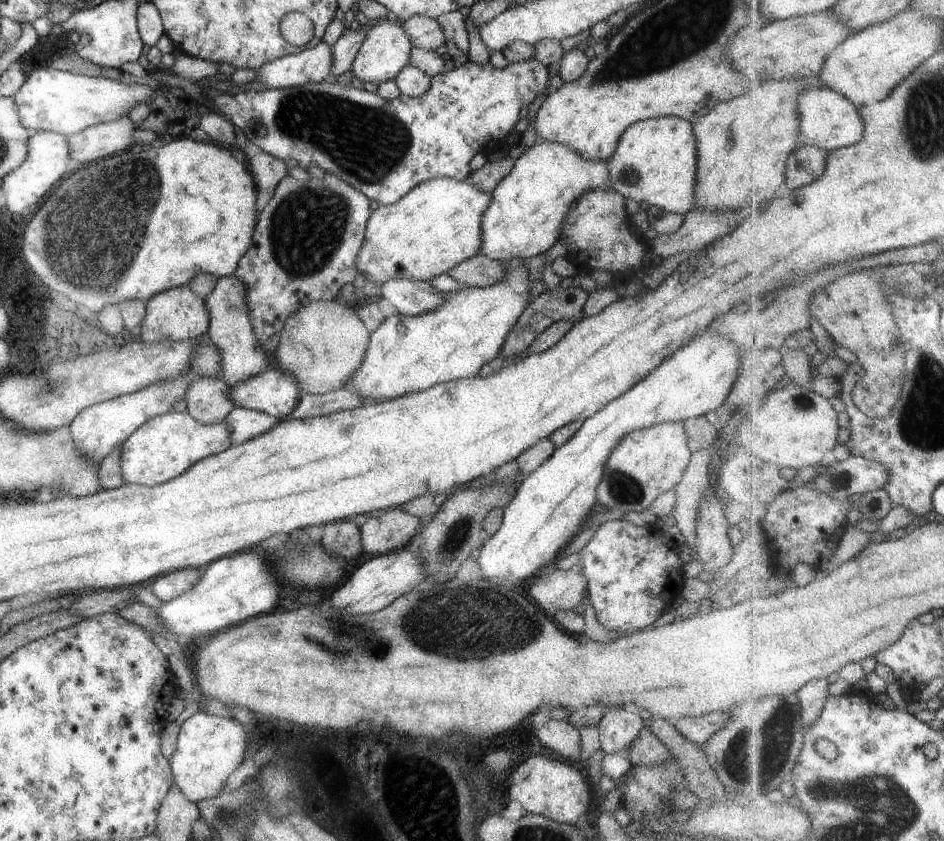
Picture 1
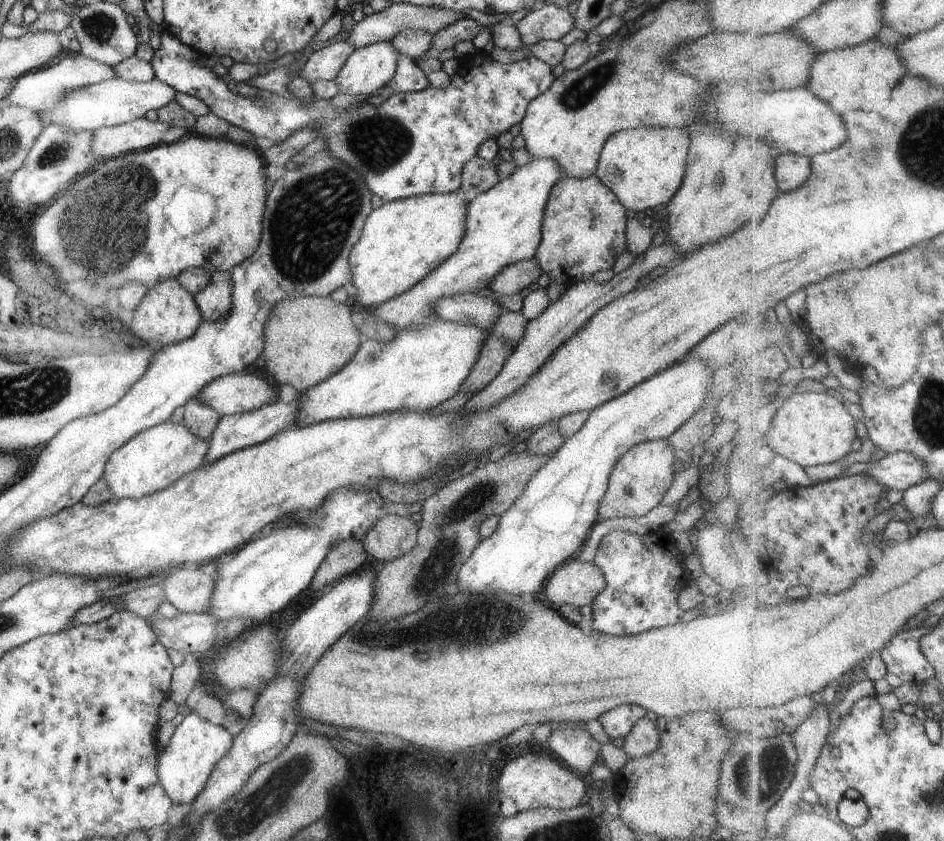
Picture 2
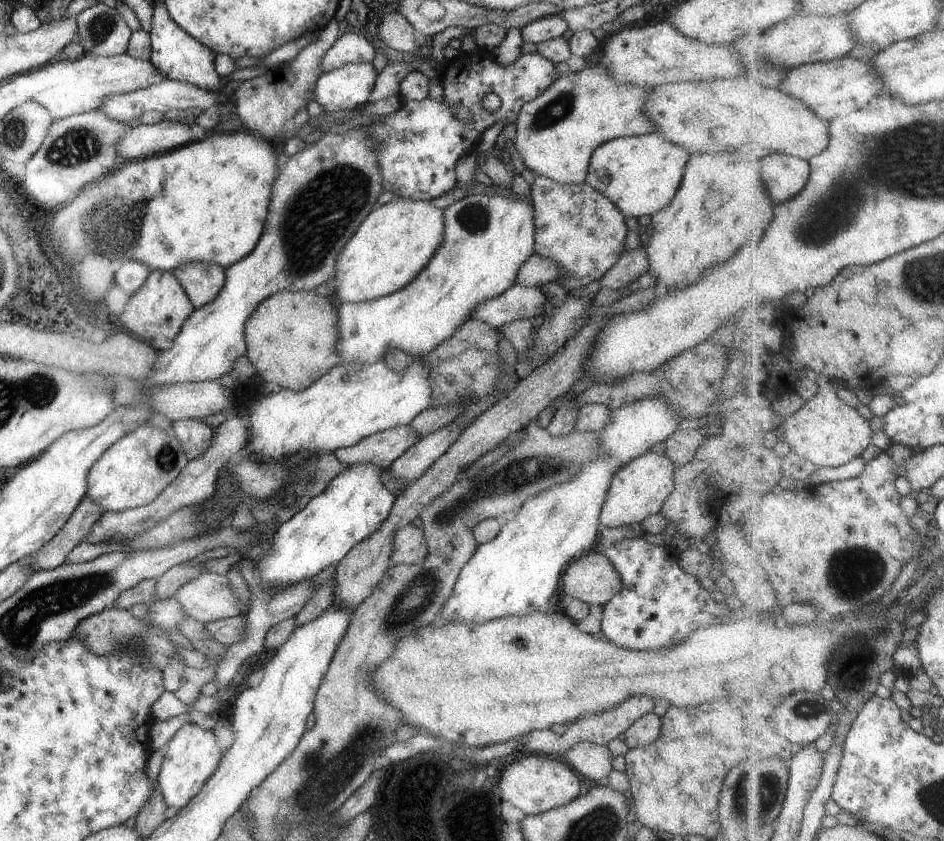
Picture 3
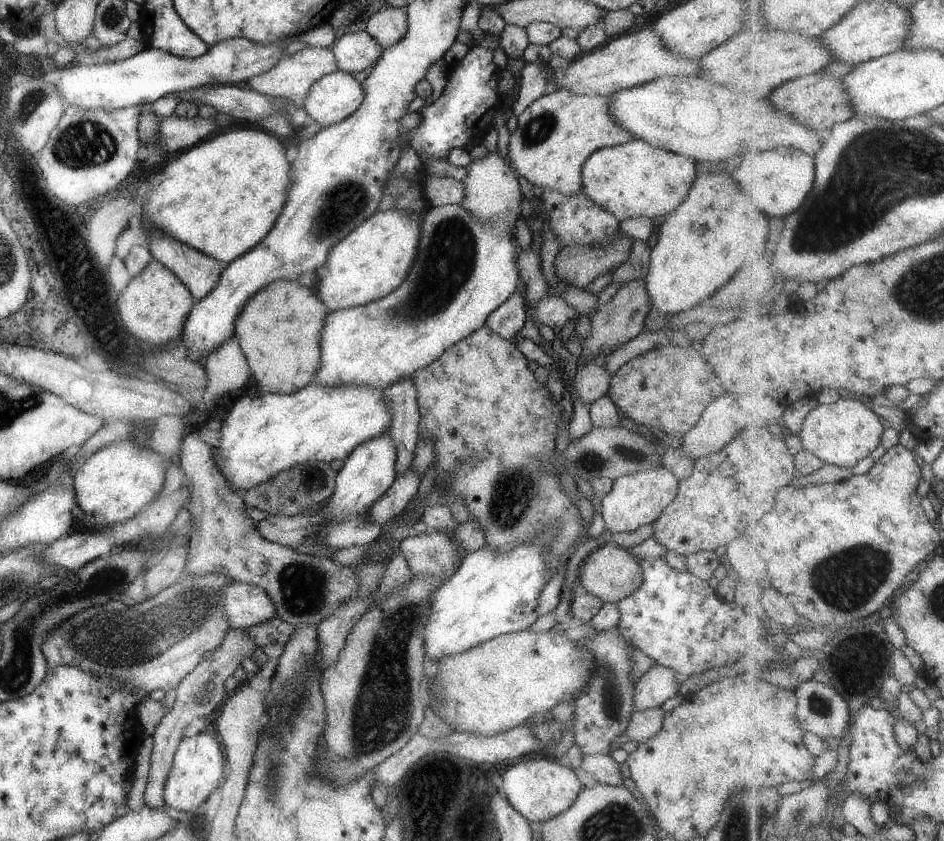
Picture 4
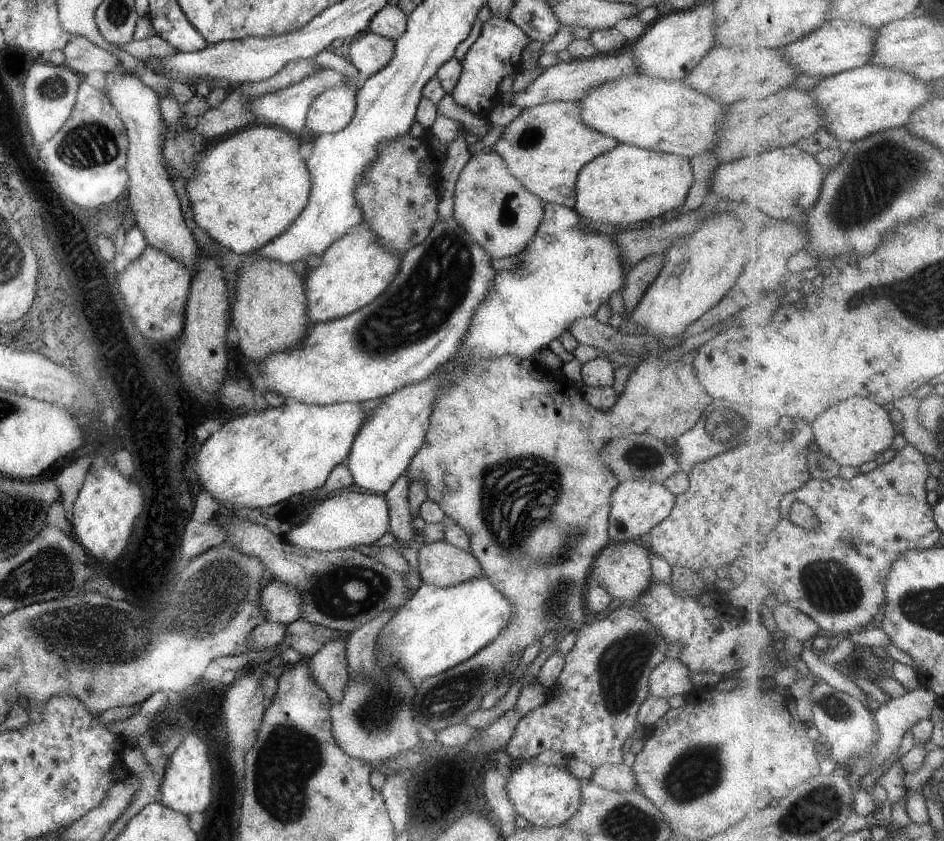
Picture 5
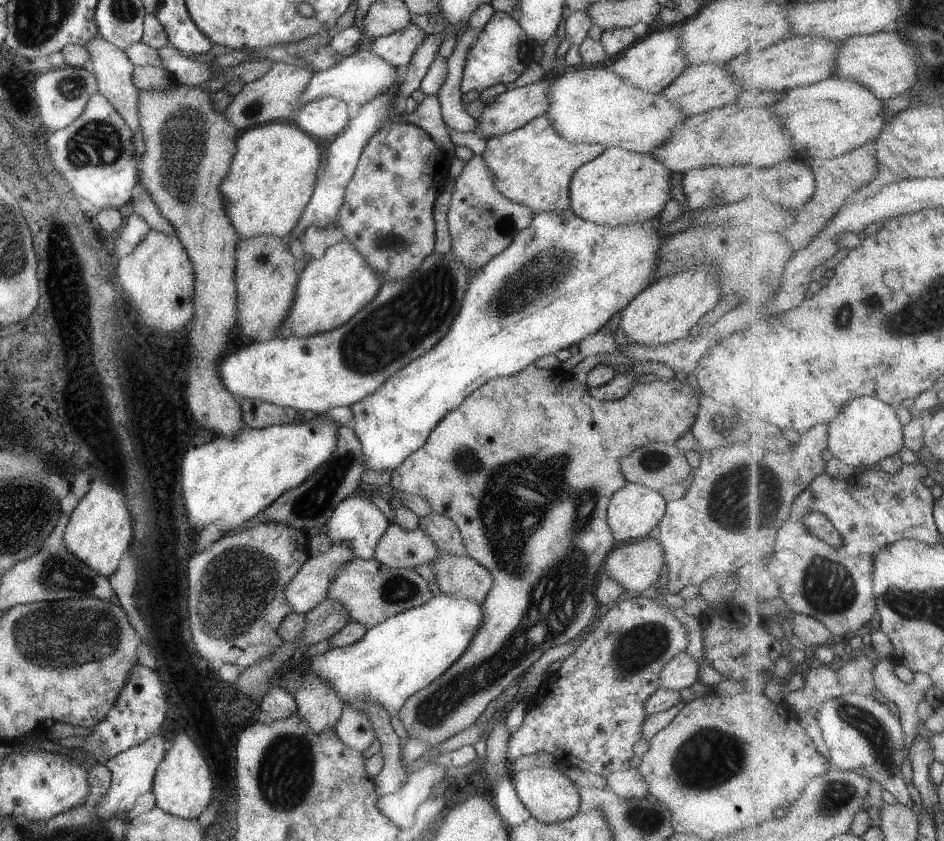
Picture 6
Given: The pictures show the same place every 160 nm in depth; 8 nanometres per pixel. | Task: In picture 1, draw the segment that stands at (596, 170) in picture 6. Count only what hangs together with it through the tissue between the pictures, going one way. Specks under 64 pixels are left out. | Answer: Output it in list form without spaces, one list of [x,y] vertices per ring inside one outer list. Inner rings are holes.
[[[660,116],[645,119],[626,126],[617,139],[611,156],[606,160],[608,184],[625,200],[646,204],[650,210],[668,213],[686,214],[691,206],[694,193],[696,171],[696,142],[692,124],[685,119],[672,116]]]

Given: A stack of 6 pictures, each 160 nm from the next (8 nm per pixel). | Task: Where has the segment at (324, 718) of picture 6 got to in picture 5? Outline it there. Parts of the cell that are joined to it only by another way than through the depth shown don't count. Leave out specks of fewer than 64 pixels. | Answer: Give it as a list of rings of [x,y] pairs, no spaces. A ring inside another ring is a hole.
[[[347,636],[325,643],[308,660],[308,672],[319,688],[330,698],[330,704],[340,701],[348,683],[347,659],[345,654]]]

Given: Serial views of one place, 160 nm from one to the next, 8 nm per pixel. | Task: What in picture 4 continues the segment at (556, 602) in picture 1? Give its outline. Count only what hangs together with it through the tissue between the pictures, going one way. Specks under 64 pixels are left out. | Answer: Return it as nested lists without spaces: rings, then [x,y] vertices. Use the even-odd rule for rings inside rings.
[[[607,543],[604,546],[599,545],[599,548],[588,553],[580,562],[576,581],[582,591],[599,598],[602,603],[617,603],[639,586],[641,570],[633,555],[627,554],[625,550],[613,543]]]

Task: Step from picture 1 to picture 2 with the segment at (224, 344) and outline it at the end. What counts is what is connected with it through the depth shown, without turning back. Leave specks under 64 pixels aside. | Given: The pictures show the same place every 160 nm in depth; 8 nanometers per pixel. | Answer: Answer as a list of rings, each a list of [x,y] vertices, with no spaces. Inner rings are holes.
[[[213,271],[208,283],[192,294],[202,320],[216,321],[227,316],[232,301],[232,280],[229,271]]]

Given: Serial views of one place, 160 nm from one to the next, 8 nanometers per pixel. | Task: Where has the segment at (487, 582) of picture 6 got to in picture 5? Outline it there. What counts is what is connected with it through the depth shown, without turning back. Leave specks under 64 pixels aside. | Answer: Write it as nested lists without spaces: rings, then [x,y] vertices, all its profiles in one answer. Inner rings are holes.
[[[443,540],[421,544],[417,551],[418,575],[425,584],[452,587],[483,574],[469,550],[455,548]]]

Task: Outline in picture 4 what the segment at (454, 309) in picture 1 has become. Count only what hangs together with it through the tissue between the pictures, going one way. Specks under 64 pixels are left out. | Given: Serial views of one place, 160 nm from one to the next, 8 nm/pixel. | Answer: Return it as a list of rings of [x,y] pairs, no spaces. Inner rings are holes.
[[[309,384],[294,393],[255,396],[255,402],[253,398],[243,396],[235,400],[227,418],[221,424],[219,446],[212,451],[214,463],[232,489],[242,493],[297,463],[321,461],[329,464],[337,458],[343,460],[356,444],[387,432],[389,425],[390,412],[382,397],[382,391],[368,386],[320,387],[318,384]]]

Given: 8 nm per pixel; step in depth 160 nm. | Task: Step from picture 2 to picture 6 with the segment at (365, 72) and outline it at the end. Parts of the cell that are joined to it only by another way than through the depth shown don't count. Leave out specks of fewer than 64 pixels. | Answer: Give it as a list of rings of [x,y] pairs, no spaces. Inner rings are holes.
[[[321,97],[303,103],[293,114],[297,127],[314,140],[331,140],[343,128],[347,120],[347,103],[333,97]]]

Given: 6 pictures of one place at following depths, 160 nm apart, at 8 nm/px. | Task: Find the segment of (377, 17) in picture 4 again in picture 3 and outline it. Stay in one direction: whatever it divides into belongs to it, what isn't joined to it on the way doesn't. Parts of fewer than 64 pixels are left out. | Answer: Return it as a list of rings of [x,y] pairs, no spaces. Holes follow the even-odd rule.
[[[399,11],[384,14],[379,20],[375,35],[395,52],[413,52],[423,42]]]

